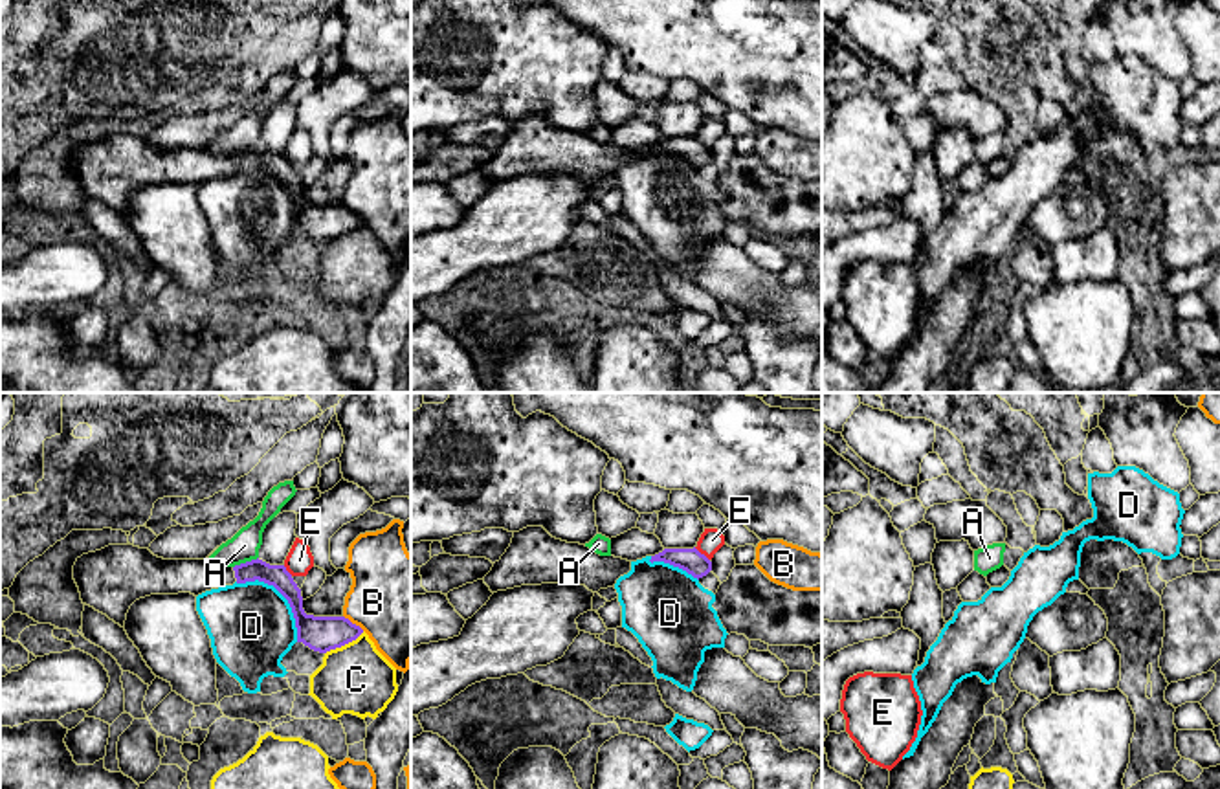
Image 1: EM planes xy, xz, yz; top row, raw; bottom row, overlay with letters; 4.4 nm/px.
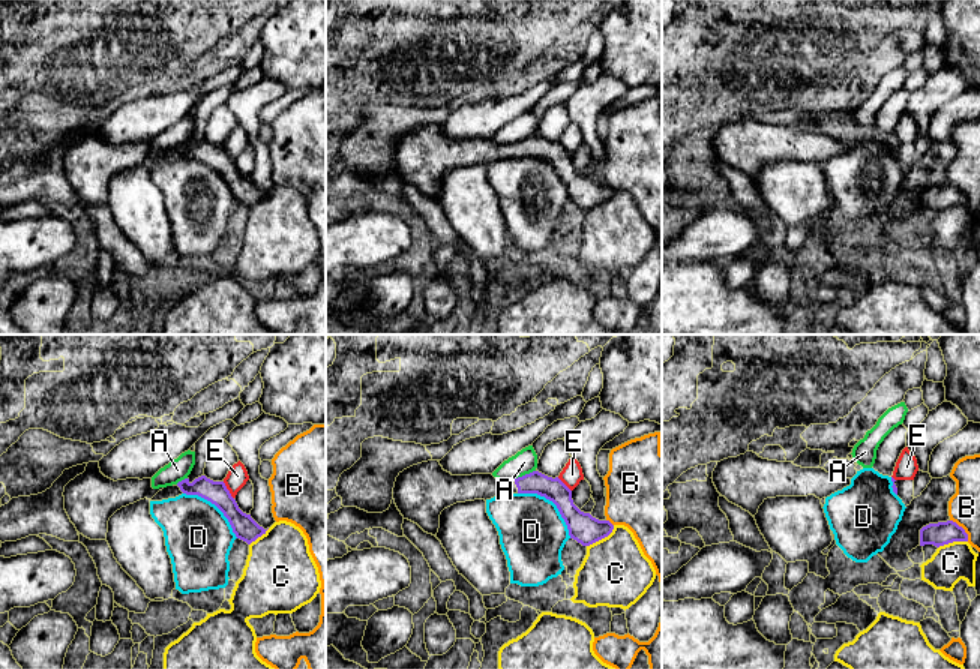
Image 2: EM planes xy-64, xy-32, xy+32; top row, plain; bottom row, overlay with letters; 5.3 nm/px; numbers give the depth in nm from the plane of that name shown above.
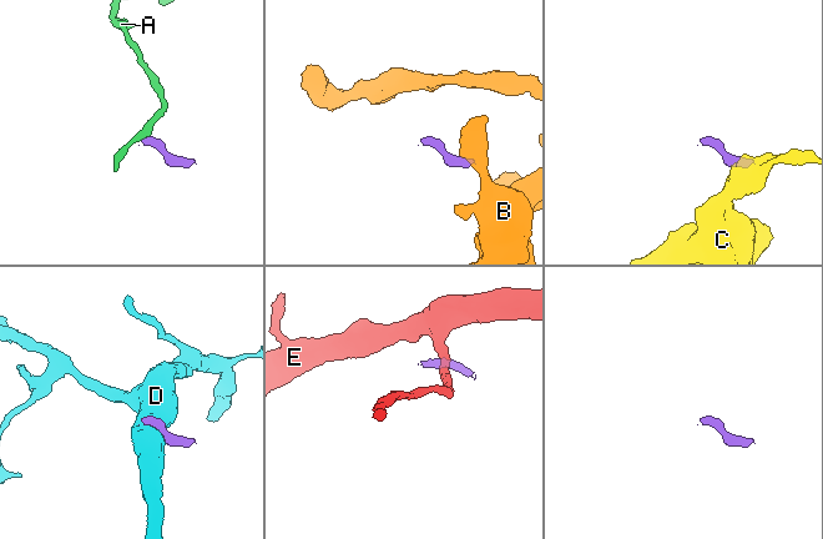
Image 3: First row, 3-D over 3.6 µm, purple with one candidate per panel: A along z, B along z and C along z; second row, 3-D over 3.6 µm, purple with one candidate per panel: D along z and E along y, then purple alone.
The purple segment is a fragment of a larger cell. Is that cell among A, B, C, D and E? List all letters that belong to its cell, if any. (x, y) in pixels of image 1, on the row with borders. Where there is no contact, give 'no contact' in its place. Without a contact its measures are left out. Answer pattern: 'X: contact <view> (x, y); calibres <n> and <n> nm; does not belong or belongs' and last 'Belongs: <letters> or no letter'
A: contact xy (246, 562); calibres 100 and 130 nm; does not belong
B: contact xy (354, 624); calibres 160 and 440 nm; does not belong
C: contact xy (343, 644); calibres 160 and 300 nm; does not belong
D: contact xy (281, 593); calibres 160 and 380 nm; does not belong
E: contact xz (699, 553); calibres 110 and 100 nm; does not belong
Belongs: no letter

